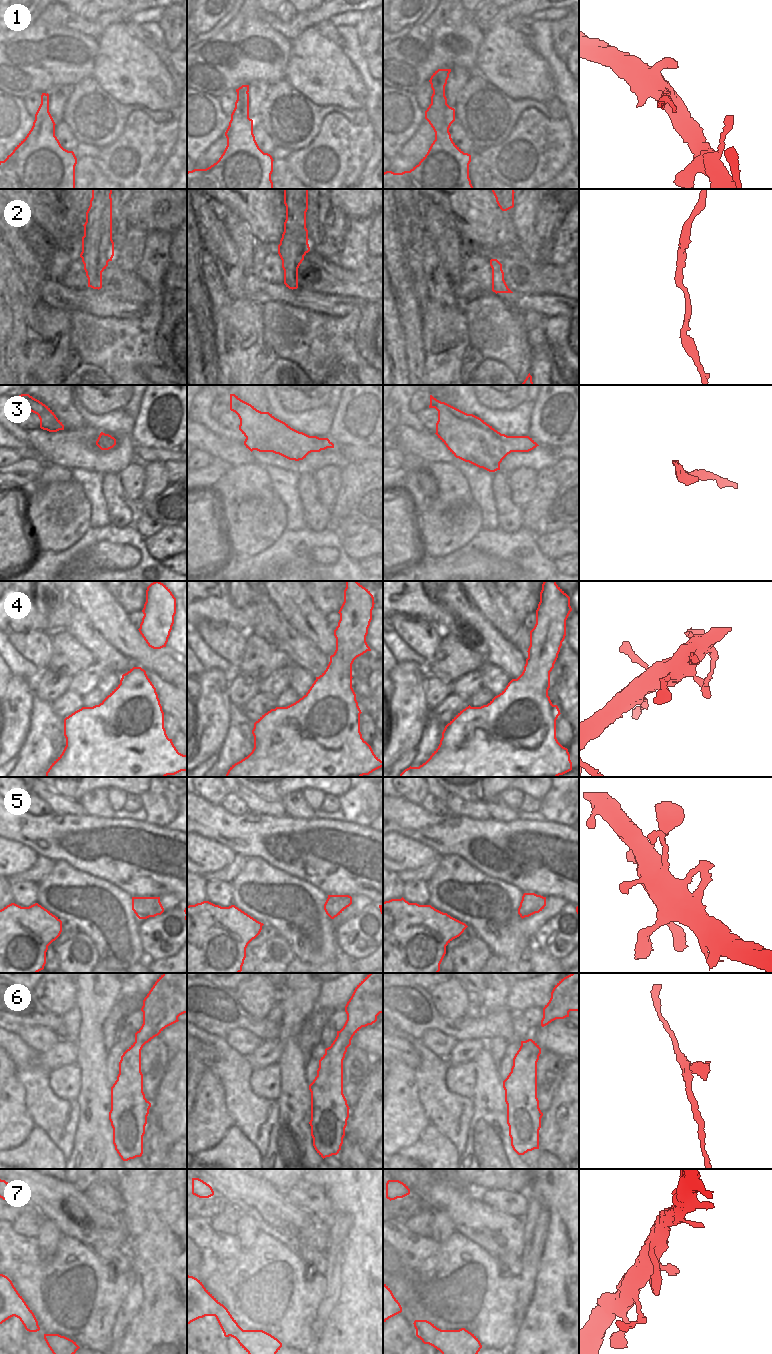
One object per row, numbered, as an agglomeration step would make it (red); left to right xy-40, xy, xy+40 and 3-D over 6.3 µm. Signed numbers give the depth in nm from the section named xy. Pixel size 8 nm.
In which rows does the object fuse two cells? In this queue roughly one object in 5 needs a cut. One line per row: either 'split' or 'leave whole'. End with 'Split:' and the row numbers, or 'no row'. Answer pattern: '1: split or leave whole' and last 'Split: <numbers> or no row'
1: split
2: leave whole
3: split
4: leave whole
5: leave whole
6: leave whole
7: leave whole
Split: 1, 3

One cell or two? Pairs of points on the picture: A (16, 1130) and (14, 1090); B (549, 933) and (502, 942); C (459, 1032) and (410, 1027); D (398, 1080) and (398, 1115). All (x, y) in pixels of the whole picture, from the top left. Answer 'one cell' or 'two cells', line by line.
A: one cell
B: two cells
C: one cell
D: one cell

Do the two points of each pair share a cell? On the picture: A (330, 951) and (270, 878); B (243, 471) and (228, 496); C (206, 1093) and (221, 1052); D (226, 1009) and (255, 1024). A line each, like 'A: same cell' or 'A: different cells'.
A: same cell
B: same cell
C: different cells
D: same cell

